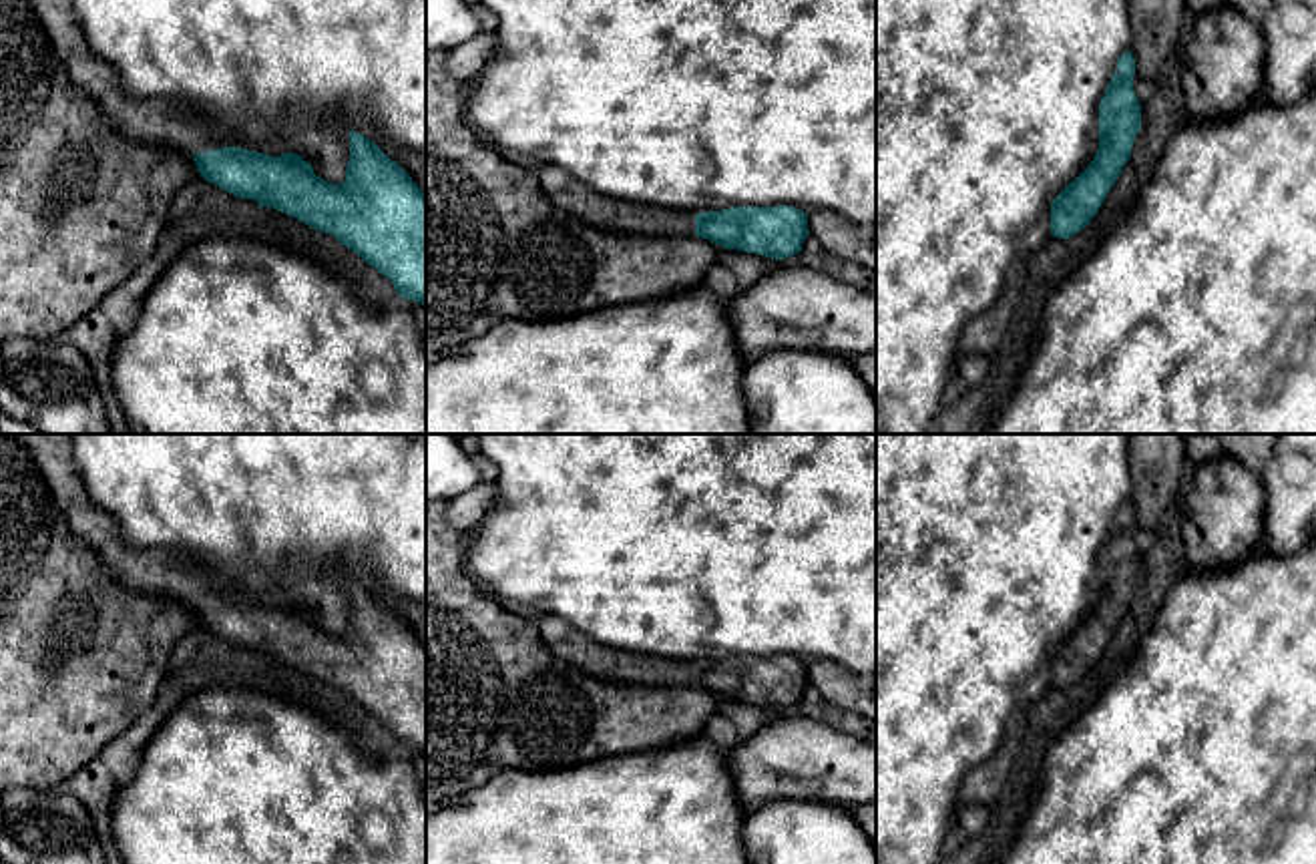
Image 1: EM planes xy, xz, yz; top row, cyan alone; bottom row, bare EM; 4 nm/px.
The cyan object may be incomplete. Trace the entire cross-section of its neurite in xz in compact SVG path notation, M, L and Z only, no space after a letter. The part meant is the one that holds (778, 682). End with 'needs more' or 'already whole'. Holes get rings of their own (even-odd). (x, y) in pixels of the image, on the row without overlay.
M538 615L534 623L551 653L597 679L697 685L723 699L757 703L776 711L800 703L810 685L808 663L790 655L679 661L599 645L555 615Z; needs more

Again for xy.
M68 434L0 436L12 438L26 450L70 532L96 551L123 587L141 595L173 597L195 611L207 633L239 649L253 649L259 659L273 657L321 683L332 683L342 695L386 725L400 747L426 758L426 645L374 591L350 581L350 611L346 631L340 635L317 627L311 613L295 603L269 607L267 603L247 601L233 581L175 551L129 545L115 516L90 500L72 460Z; needs more

